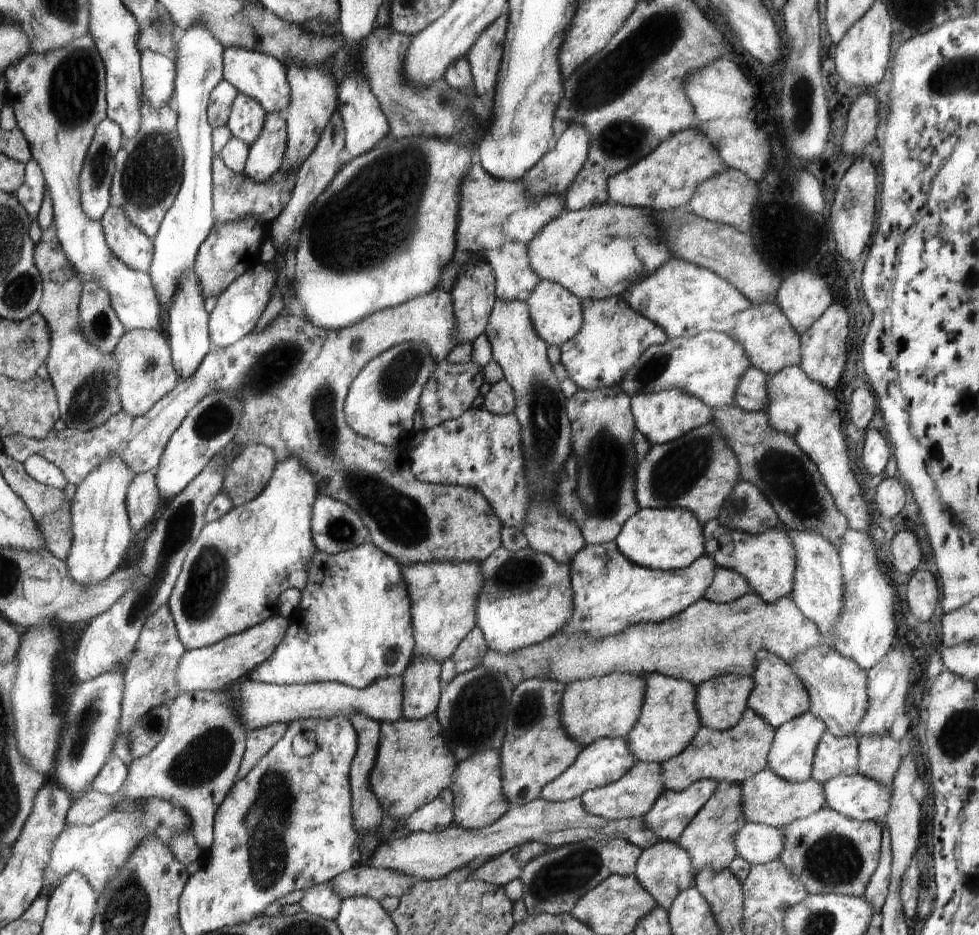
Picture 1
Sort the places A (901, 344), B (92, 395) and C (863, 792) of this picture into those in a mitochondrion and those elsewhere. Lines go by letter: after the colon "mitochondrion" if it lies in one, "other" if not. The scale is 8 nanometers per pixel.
A: other
B: mitochondrion
C: other

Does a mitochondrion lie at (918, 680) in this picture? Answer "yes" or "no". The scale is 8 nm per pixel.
no

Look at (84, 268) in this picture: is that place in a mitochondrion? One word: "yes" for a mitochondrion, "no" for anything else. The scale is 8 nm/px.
no

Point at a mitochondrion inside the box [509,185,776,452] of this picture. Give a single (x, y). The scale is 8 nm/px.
(656, 365)

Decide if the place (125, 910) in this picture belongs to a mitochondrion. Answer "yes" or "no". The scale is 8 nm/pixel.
yes

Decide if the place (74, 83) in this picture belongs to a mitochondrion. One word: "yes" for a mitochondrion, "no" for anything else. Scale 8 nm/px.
yes

